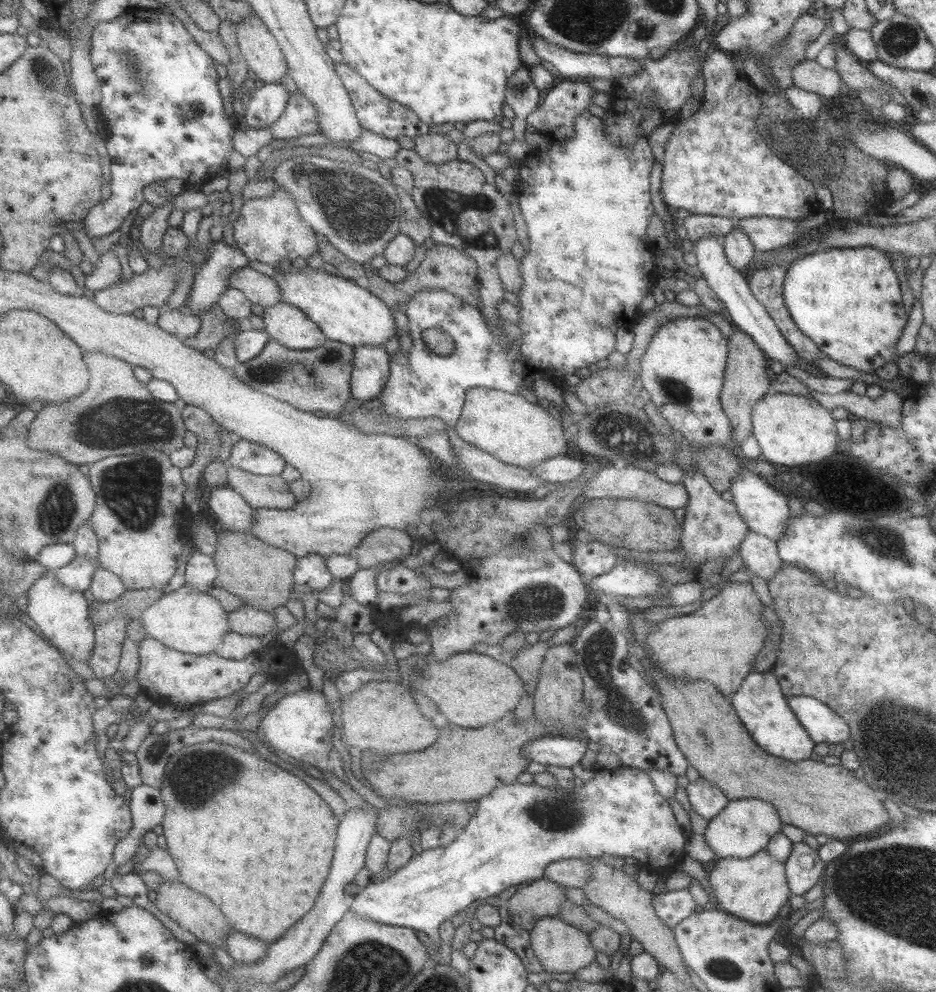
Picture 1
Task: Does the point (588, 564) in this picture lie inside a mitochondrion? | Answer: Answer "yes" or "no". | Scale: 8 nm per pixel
no

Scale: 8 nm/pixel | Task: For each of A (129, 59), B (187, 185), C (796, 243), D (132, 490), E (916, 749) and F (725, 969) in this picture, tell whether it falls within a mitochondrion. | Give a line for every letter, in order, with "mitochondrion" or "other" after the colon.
A: mitochondrion
B: other
C: other
D: mitochondrion
E: mitochondrion
F: mitochondrion

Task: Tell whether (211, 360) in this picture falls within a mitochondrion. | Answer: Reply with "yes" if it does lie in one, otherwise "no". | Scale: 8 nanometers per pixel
no

